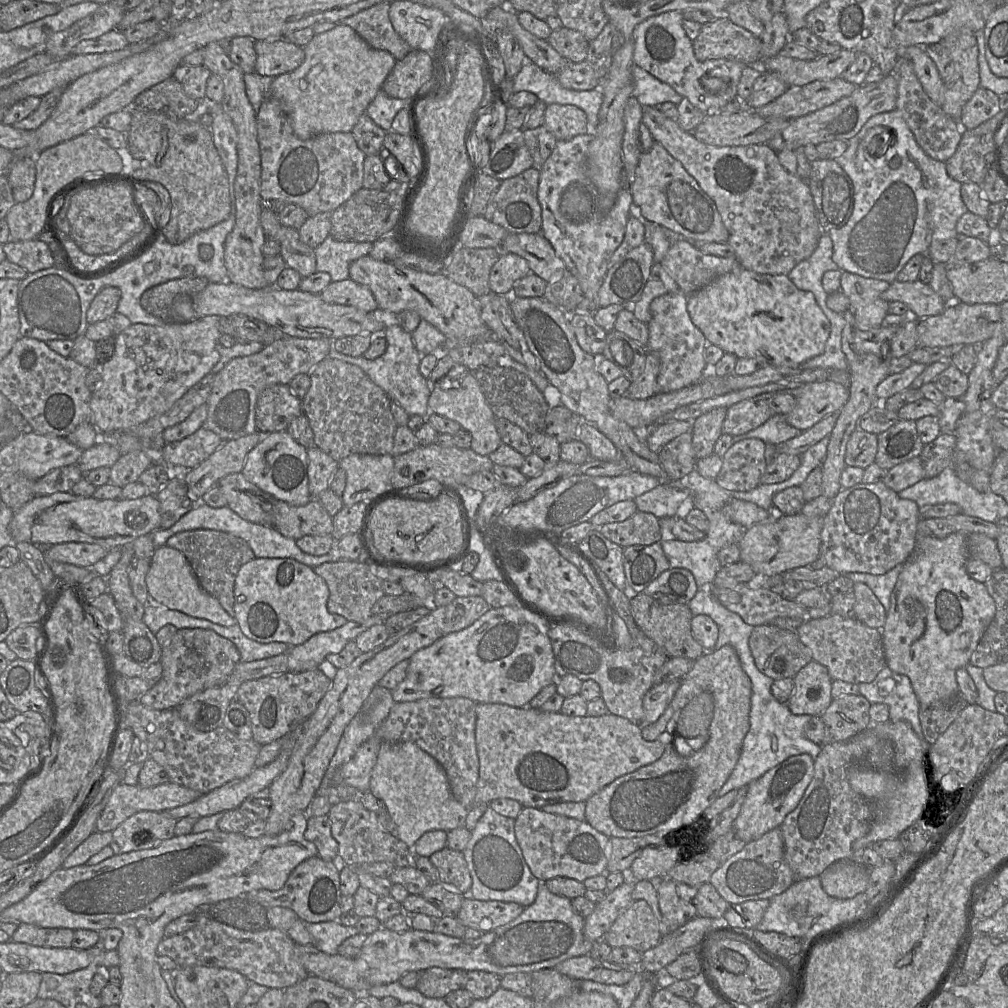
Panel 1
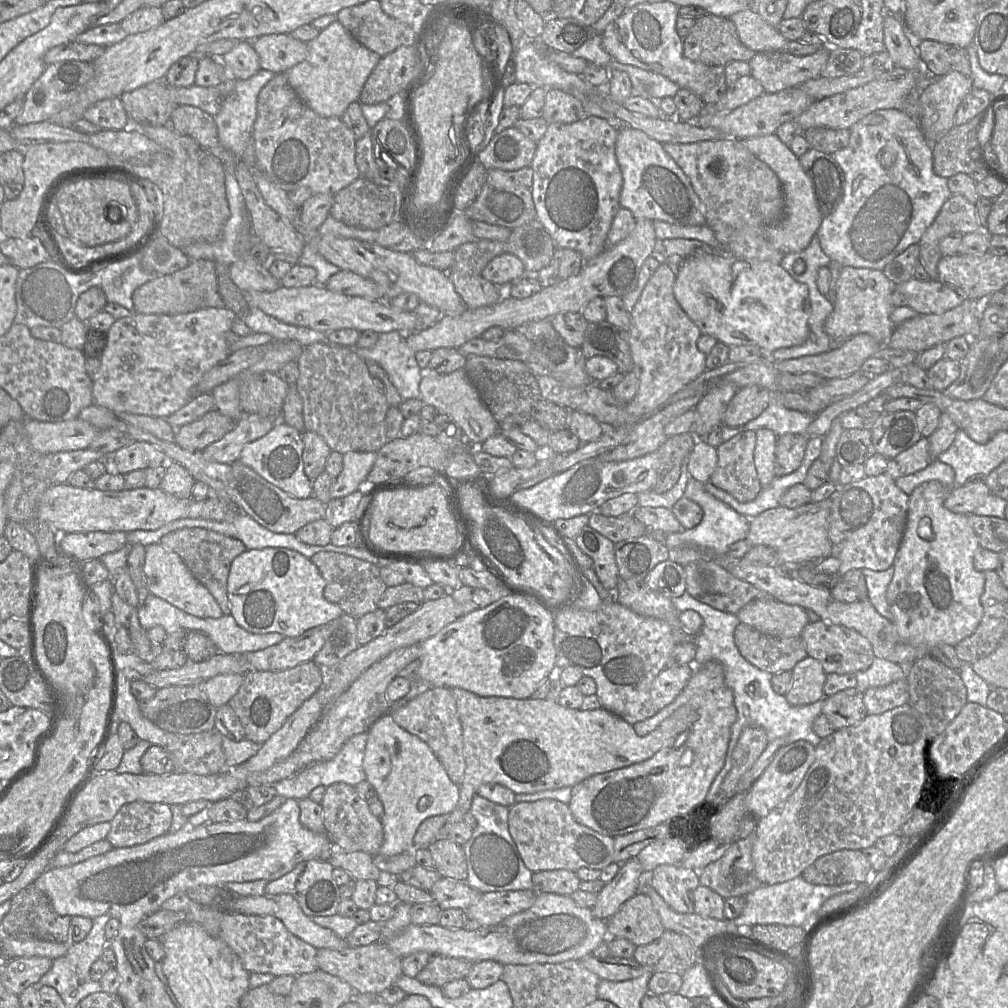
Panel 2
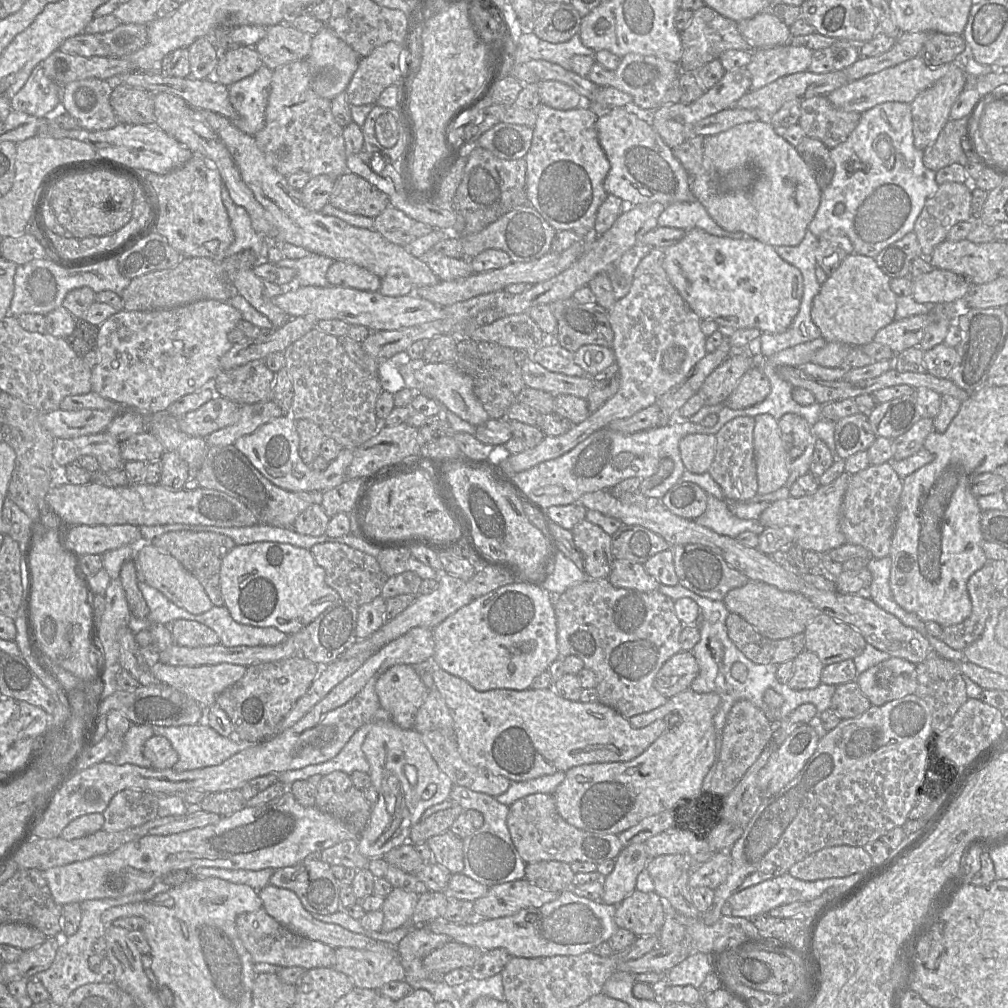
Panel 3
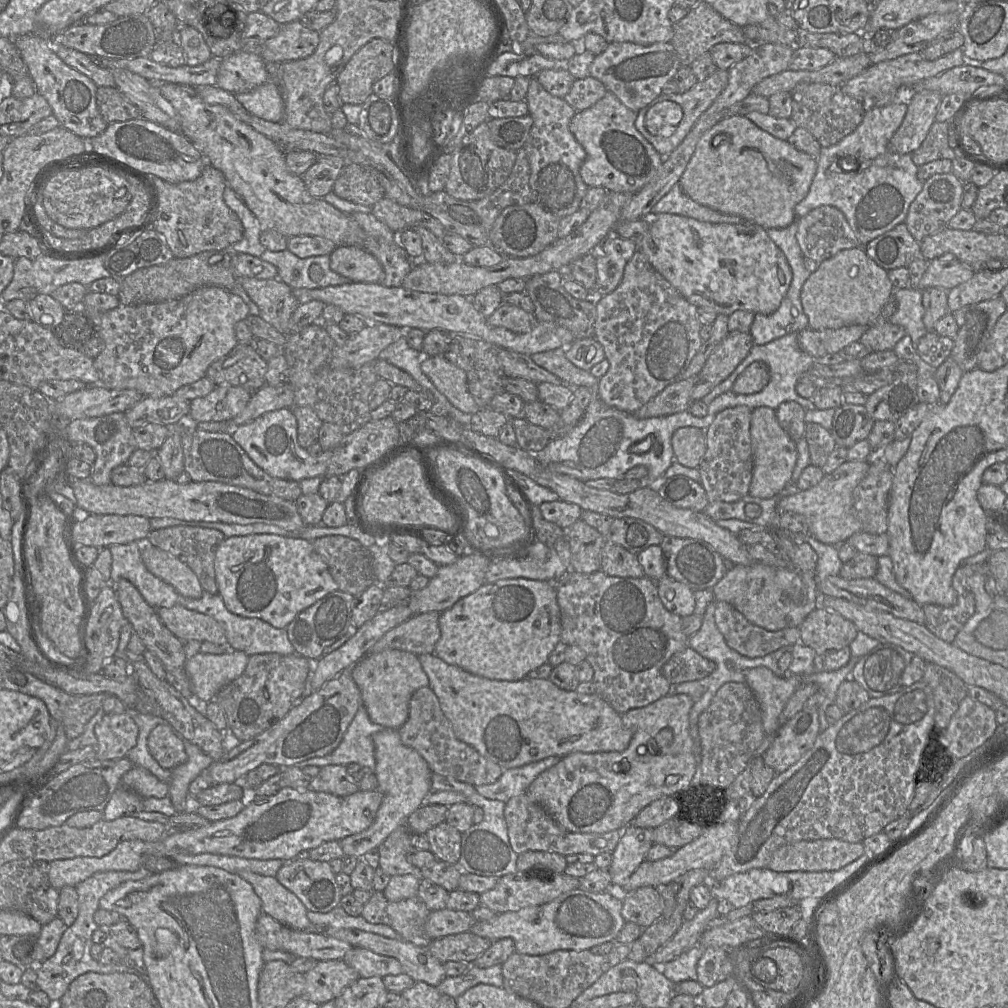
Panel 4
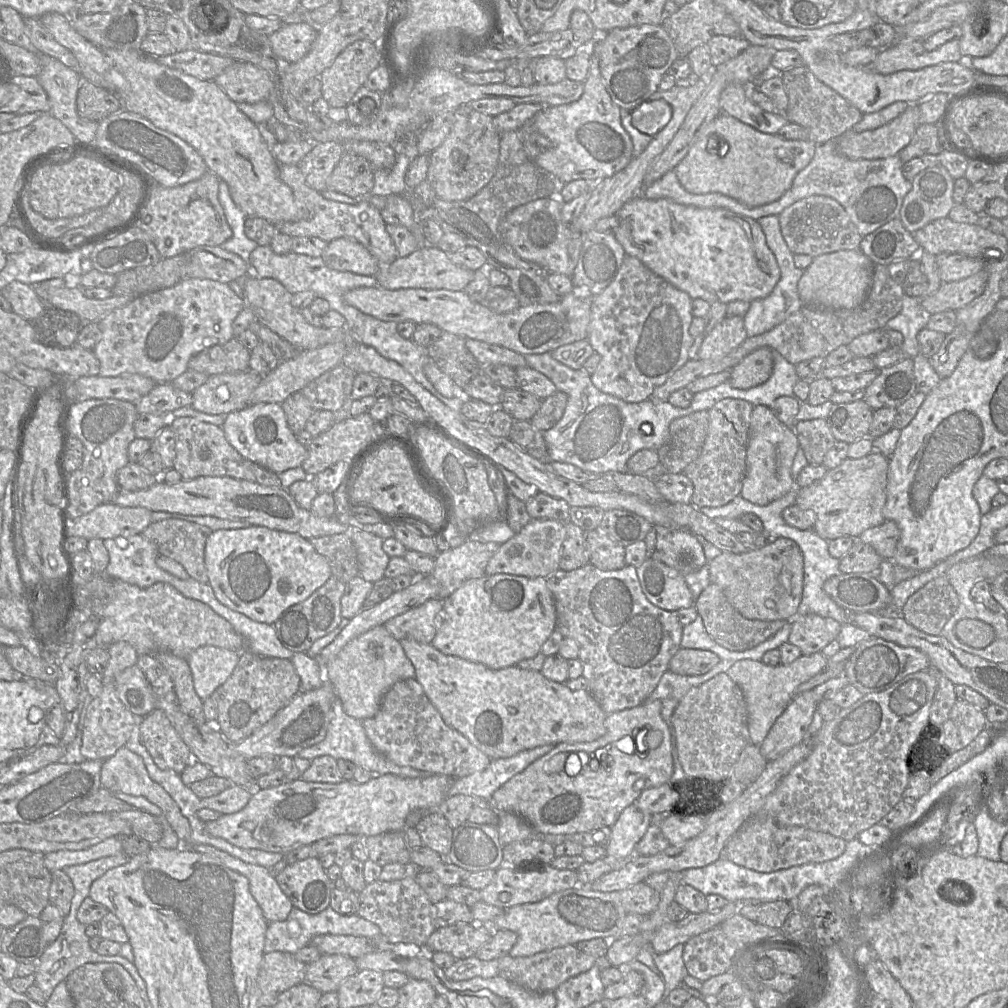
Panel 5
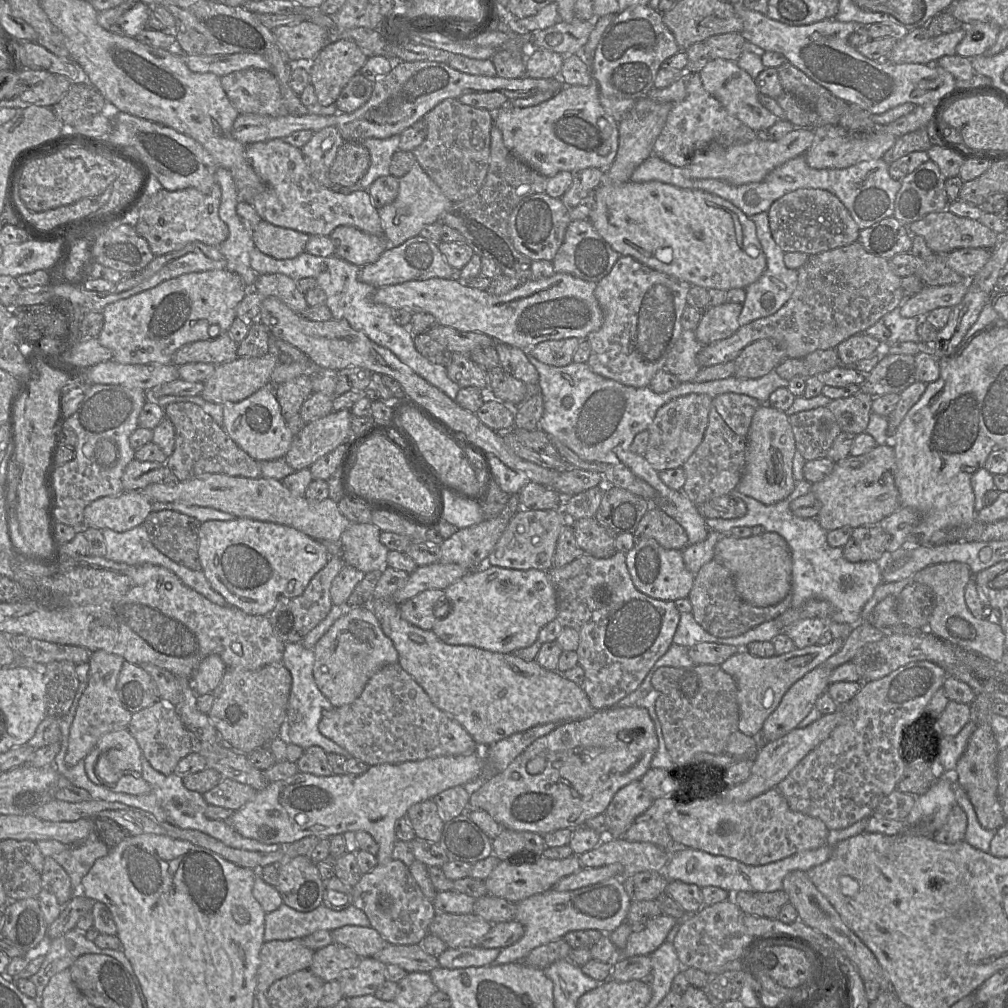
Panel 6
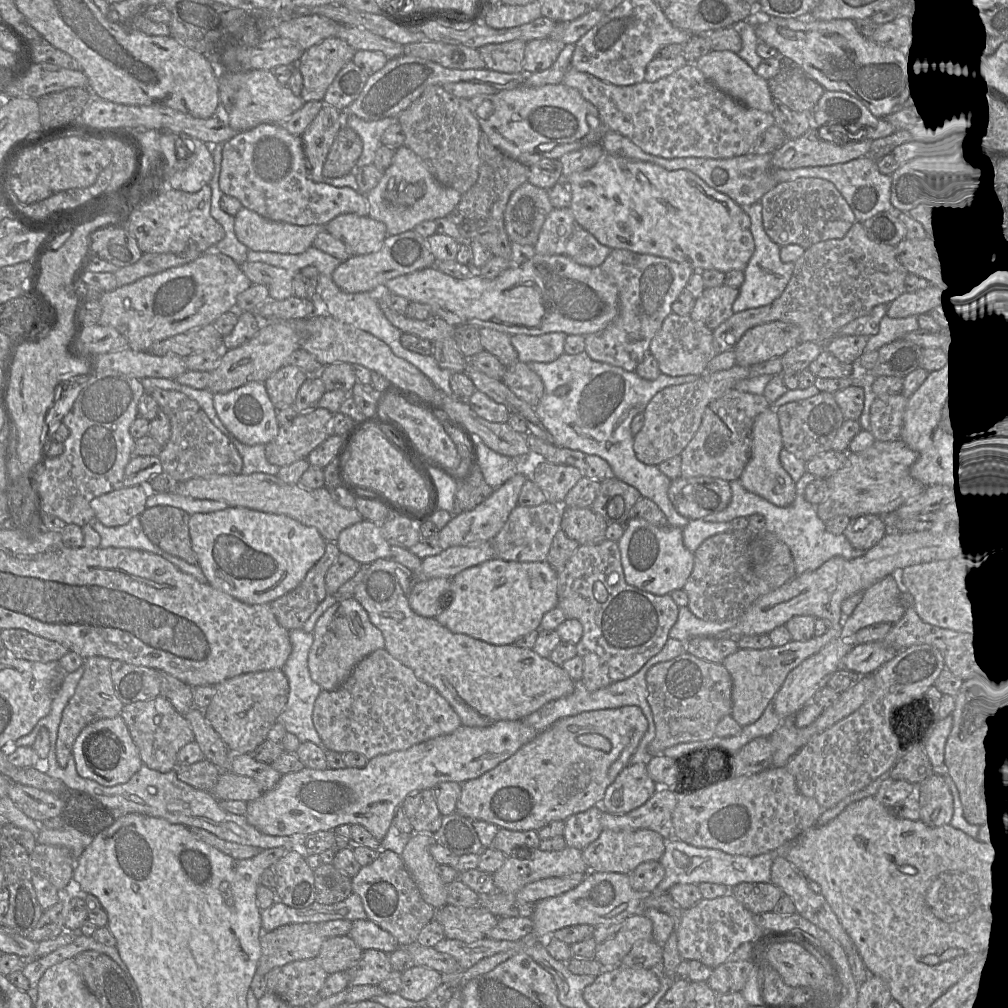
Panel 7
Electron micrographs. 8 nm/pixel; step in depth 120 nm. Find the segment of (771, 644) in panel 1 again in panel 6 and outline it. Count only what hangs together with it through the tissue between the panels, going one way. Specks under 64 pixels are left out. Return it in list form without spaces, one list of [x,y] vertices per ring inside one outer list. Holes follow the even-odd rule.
[[[715,559],[703,565],[694,576],[688,599],[696,622],[718,638],[741,636],[765,622],[777,619],[791,607],[791,591],[783,601],[773,606],[756,607],[743,601],[736,591],[731,572]]]

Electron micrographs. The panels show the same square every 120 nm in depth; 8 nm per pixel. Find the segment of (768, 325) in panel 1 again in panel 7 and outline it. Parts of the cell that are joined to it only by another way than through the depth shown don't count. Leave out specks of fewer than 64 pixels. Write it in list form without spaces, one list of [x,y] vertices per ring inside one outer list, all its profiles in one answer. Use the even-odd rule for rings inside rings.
[[[605,153],[597,163],[589,169],[574,172],[568,177],[571,192],[569,209],[573,213],[579,225],[592,234],[602,245],[610,249],[625,249],[640,254],[650,254],[667,258],[676,262],[690,265],[694,271],[715,269],[726,273],[731,270],[744,271],[755,250],[755,243],[750,230],[750,218],[745,210],[730,197],[722,194],[710,186],[689,170],[666,170],[665,168],[650,162],[632,160],[621,156]]]

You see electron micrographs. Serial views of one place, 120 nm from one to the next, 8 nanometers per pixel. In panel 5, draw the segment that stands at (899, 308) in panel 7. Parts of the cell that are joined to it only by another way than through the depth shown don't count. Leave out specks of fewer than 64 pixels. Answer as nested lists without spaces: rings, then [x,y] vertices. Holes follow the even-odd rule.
[[[983,269],[966,279],[941,283],[940,288],[934,294],[921,298],[921,306],[929,315],[944,311],[957,311],[980,296],[985,290],[987,281],[988,274]]]

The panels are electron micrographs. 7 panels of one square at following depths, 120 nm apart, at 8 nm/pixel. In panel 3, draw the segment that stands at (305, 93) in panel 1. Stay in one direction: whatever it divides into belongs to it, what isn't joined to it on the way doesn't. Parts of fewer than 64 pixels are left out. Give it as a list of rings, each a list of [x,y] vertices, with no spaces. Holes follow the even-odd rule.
[[[327,25],[312,37],[307,61],[315,93],[332,100],[345,92],[357,70],[359,54],[340,39]]]

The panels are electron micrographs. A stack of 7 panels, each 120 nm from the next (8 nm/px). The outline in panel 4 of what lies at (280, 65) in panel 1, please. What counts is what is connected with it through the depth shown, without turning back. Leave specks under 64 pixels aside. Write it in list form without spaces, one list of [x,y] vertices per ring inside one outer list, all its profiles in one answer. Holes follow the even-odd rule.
[[[292,21],[280,24],[278,33],[261,45],[260,57],[268,65],[279,65],[312,55],[318,44],[319,32]]]

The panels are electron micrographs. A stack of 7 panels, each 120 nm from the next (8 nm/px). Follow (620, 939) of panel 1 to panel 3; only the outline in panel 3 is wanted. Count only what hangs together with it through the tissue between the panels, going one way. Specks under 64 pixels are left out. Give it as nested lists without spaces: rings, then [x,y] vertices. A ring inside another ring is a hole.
[[[635,889],[617,905],[614,921],[618,928],[632,932],[636,937],[658,935],[665,919],[666,904],[655,891]]]

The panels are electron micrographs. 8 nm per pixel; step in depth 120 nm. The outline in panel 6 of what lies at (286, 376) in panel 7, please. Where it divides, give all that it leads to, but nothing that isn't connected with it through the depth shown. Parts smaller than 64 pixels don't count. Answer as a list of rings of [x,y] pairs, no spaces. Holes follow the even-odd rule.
[[[301,375],[275,386],[274,393],[281,414],[287,422],[293,416],[300,414],[303,403],[312,393],[312,382],[308,375]]]

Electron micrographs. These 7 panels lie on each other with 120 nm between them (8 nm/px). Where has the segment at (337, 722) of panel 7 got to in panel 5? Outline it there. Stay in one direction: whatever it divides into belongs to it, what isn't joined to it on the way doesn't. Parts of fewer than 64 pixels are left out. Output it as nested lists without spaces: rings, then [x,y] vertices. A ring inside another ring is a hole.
[[[415,678],[396,682],[384,695],[377,714],[362,720],[362,725],[375,749],[400,766],[462,778],[483,771],[491,762],[467,737],[445,723]]]

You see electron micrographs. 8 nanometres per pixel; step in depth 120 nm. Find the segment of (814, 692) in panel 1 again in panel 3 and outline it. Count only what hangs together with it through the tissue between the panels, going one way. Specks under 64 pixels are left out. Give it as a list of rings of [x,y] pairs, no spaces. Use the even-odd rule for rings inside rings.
[[[804,650],[793,660],[793,674],[787,685],[794,690],[816,688],[821,683],[823,667],[815,653]]]

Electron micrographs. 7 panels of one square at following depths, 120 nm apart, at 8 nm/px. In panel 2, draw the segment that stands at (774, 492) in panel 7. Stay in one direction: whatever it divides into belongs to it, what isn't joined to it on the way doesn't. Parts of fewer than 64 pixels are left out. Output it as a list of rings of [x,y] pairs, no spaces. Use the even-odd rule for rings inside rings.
[[[768,428],[756,430],[754,463],[761,487],[767,487],[775,475],[776,444],[778,436]]]

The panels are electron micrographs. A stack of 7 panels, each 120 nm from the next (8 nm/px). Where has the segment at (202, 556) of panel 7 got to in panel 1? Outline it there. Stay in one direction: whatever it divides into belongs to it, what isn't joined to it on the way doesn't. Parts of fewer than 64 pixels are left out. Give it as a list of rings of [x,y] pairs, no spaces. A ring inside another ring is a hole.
[[[257,558],[238,571],[234,586],[235,618],[242,632],[260,643],[281,642],[297,646],[313,635],[339,628],[348,621],[327,608],[326,582],[308,567],[292,558]]]

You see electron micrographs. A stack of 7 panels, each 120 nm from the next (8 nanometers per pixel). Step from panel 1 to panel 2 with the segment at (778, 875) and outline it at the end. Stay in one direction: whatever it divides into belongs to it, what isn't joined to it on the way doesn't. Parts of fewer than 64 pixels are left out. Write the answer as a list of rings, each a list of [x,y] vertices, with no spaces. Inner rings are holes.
[[[754,832],[730,844],[721,858],[699,871],[700,885],[709,887],[724,899],[745,896],[760,887],[751,858],[753,842]]]

